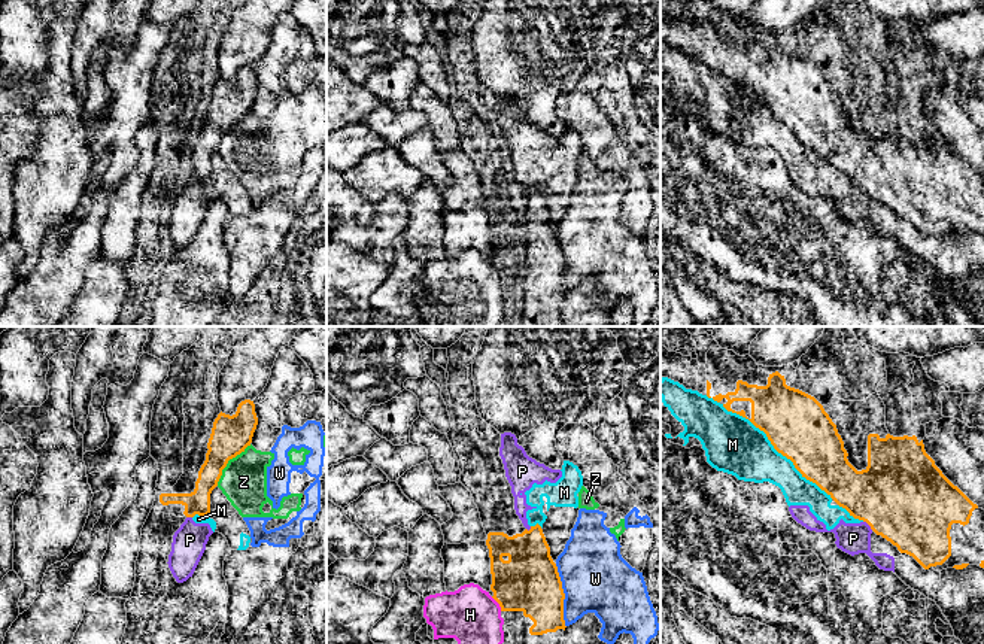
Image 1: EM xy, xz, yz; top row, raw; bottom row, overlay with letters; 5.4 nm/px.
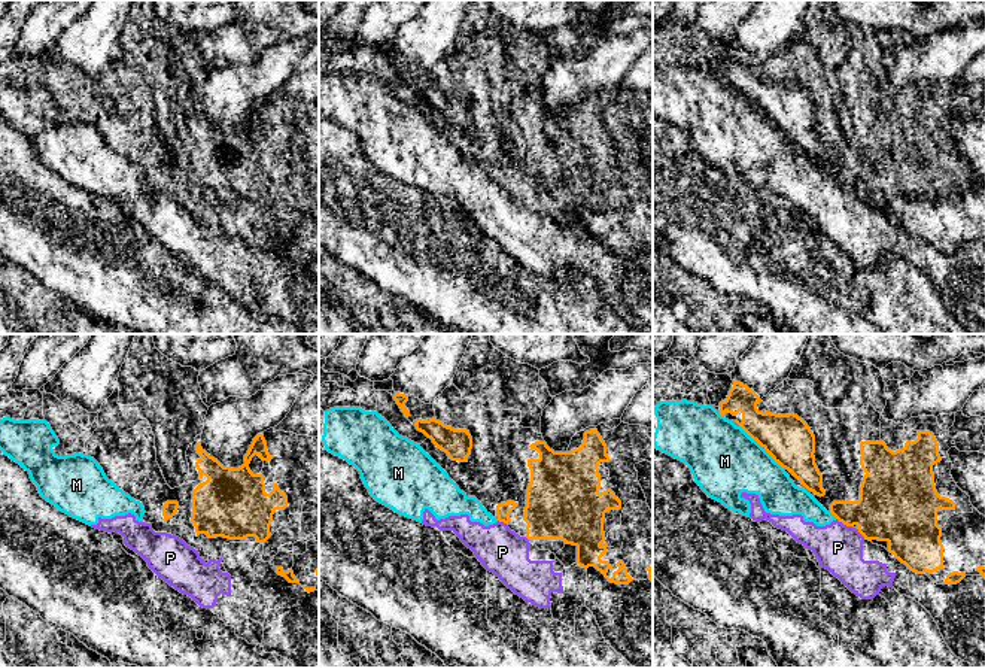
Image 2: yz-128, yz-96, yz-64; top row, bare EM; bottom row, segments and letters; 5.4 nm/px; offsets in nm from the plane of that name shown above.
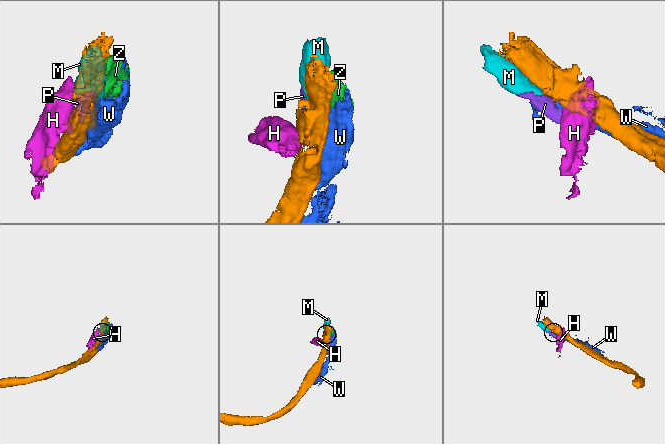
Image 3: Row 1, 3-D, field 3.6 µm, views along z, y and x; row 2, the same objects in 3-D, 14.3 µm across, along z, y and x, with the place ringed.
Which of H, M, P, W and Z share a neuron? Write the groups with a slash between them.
H / M P / W Z

